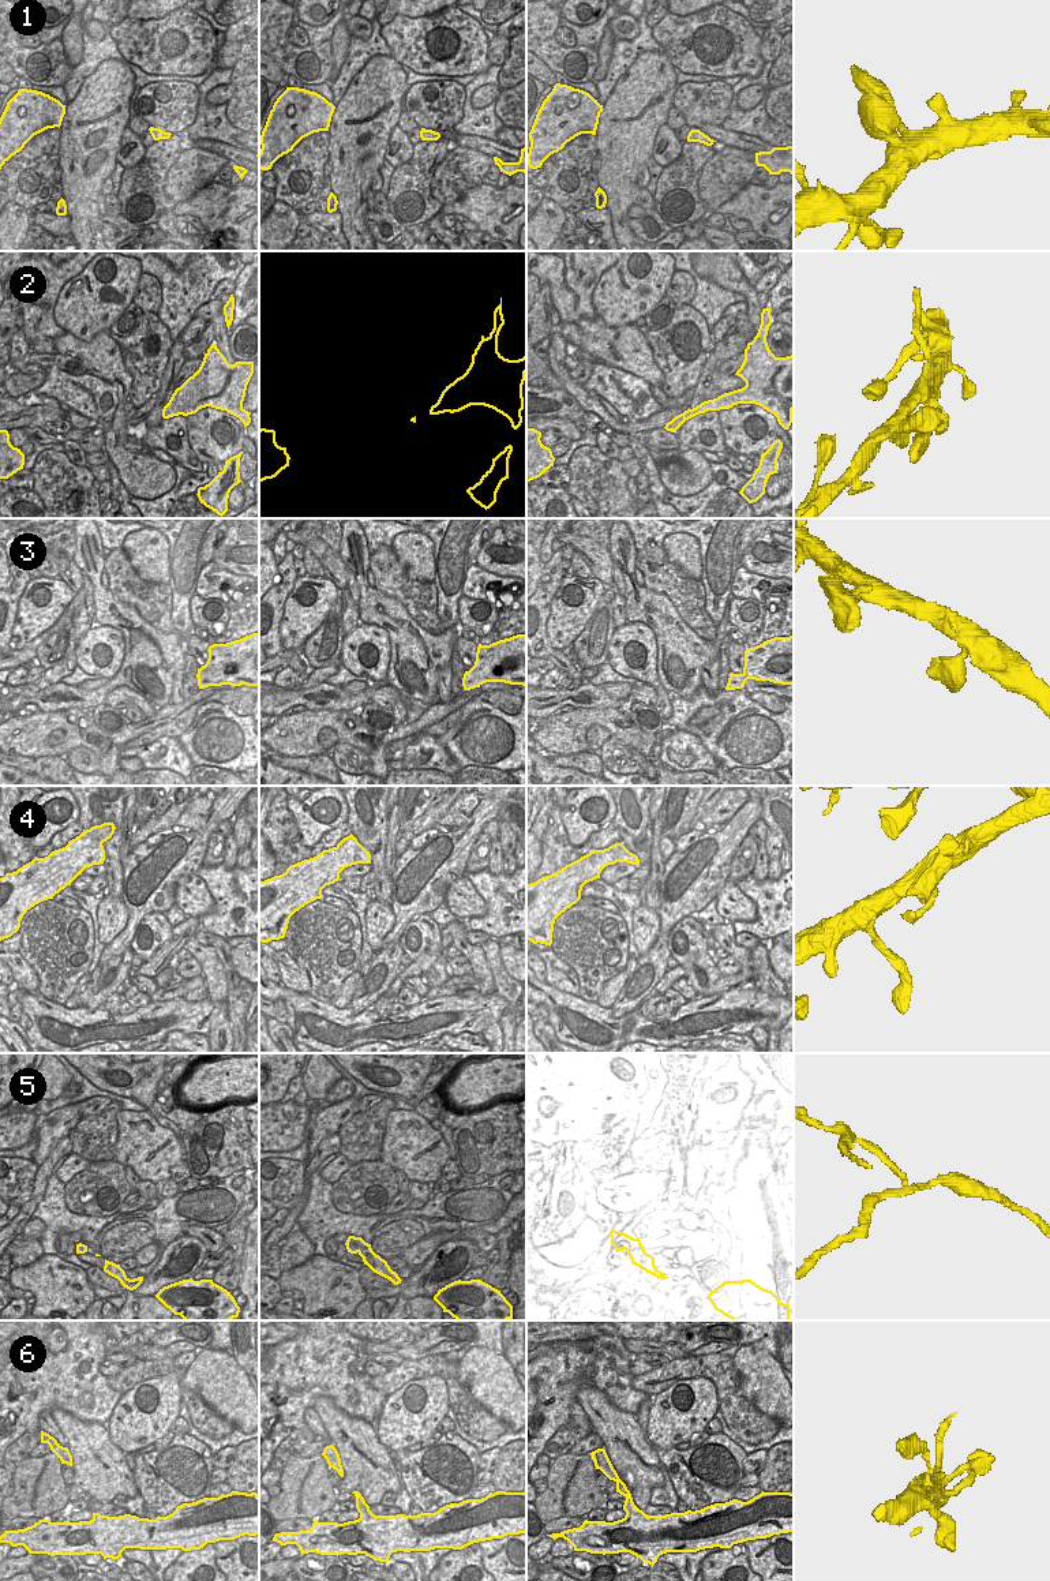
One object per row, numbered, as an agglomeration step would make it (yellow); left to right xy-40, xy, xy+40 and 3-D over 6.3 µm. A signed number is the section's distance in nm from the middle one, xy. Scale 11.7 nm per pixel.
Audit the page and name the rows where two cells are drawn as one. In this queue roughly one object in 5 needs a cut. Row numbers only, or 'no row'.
5

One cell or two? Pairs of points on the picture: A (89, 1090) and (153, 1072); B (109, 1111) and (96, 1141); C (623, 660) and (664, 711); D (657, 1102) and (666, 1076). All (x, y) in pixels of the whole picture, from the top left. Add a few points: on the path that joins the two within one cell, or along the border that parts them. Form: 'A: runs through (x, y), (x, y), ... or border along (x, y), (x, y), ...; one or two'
A: border along (72, 1067), (97, 1087), (126, 1098); two
B: runs through (107, 1117), (97, 1134); one
C: runs through (637, 670), (641, 670), (659, 688), (663, 696); one
D: border along (674, 1090), (660, 1093); two

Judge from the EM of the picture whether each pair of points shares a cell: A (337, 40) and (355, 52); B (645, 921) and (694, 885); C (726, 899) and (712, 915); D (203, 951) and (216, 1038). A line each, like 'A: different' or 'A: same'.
A: different
B: different
C: different
D: same

